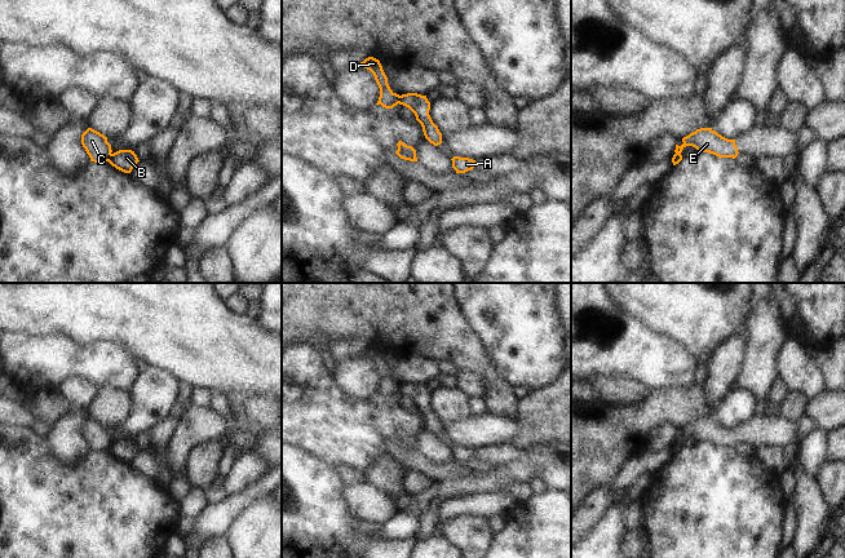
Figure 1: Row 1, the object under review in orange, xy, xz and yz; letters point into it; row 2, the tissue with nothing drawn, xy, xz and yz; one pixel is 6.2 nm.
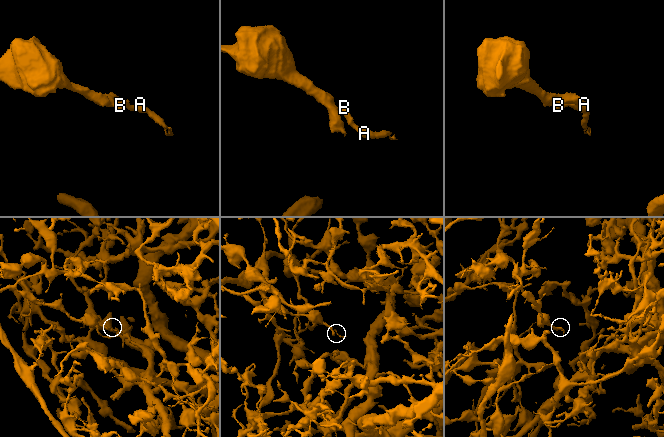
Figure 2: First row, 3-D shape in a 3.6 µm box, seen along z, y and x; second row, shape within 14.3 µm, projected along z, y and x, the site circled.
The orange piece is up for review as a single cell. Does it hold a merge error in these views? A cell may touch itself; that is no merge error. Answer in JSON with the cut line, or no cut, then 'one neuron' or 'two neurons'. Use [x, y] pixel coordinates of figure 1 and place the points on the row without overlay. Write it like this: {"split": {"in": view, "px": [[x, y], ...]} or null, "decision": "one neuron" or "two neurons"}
{"split": {"in": "xy", "px": [[111, 443], [107, 450]]}, "decision": "two neurons"}

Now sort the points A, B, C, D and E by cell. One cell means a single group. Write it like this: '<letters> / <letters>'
A B / C D E

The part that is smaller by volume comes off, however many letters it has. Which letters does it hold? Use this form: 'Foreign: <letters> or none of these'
Foreign: A, B

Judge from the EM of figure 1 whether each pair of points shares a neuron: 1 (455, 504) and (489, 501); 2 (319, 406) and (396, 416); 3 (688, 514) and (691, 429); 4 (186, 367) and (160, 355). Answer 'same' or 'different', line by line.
1: same
2: same
3: different
4: same

